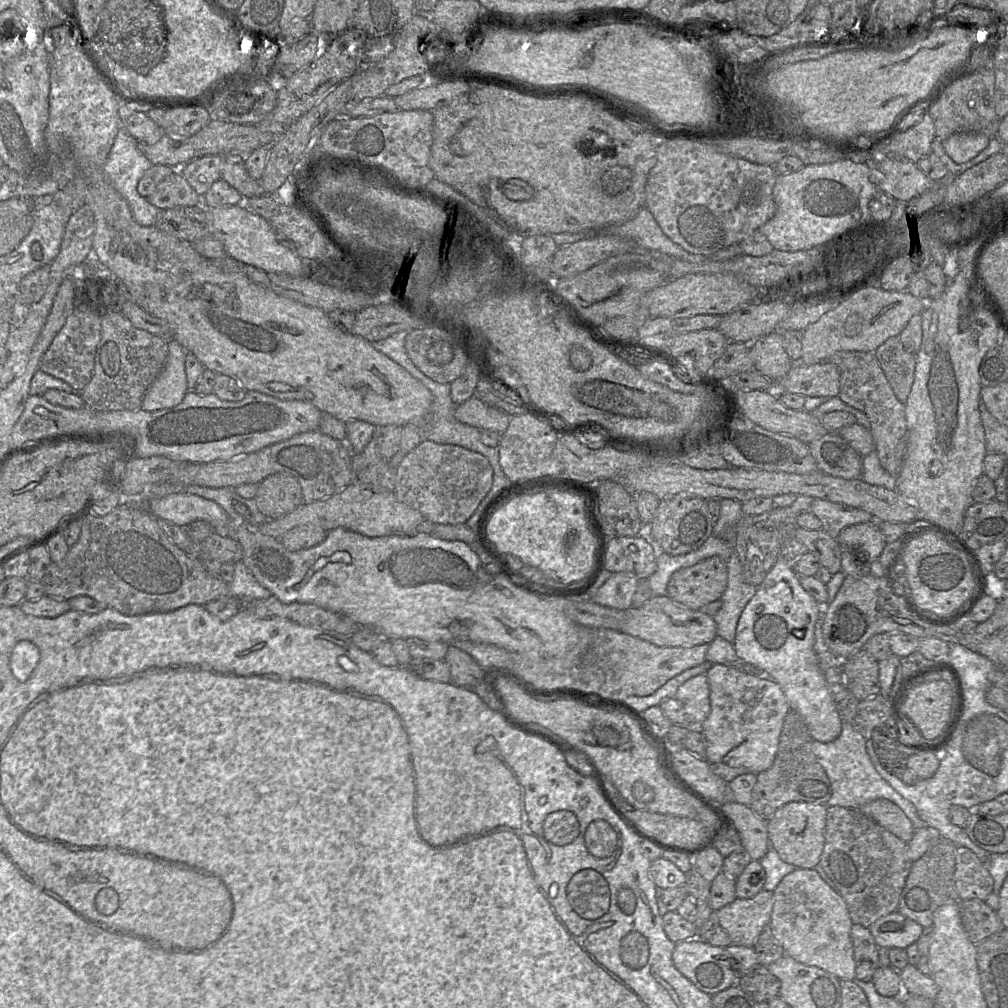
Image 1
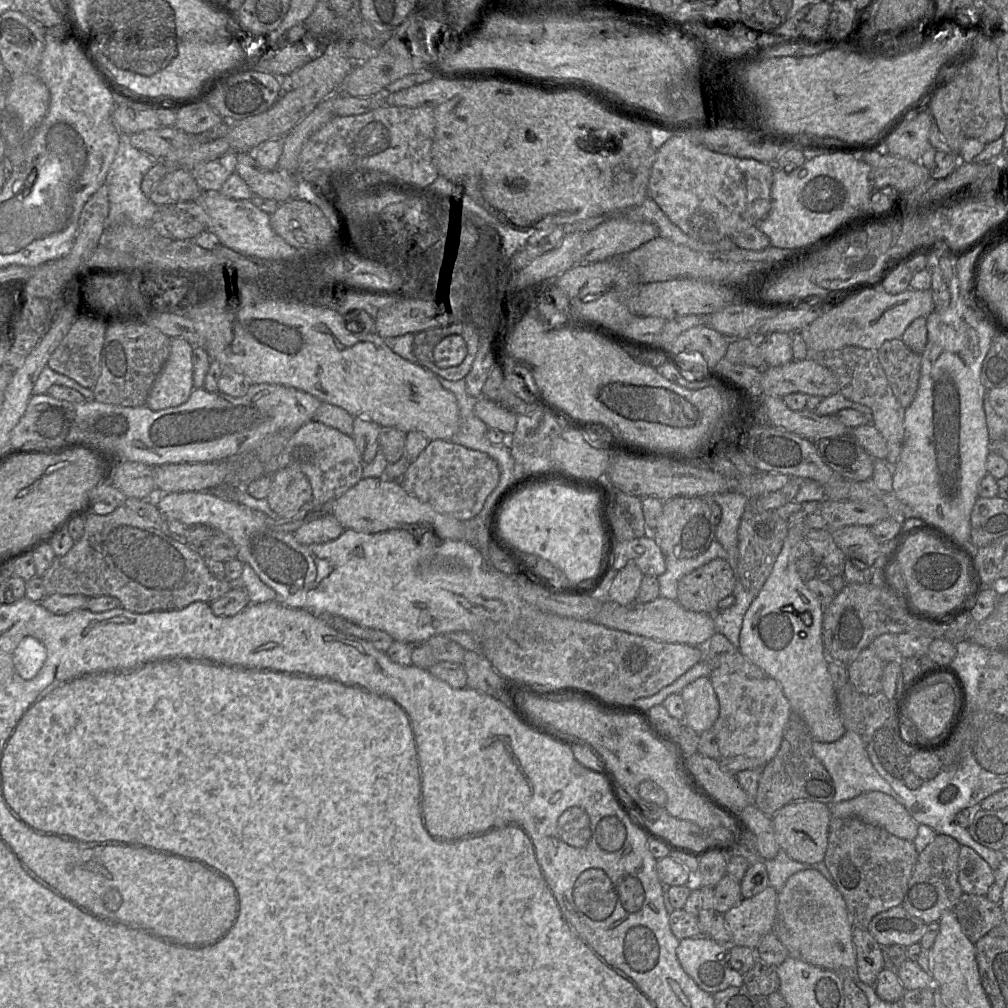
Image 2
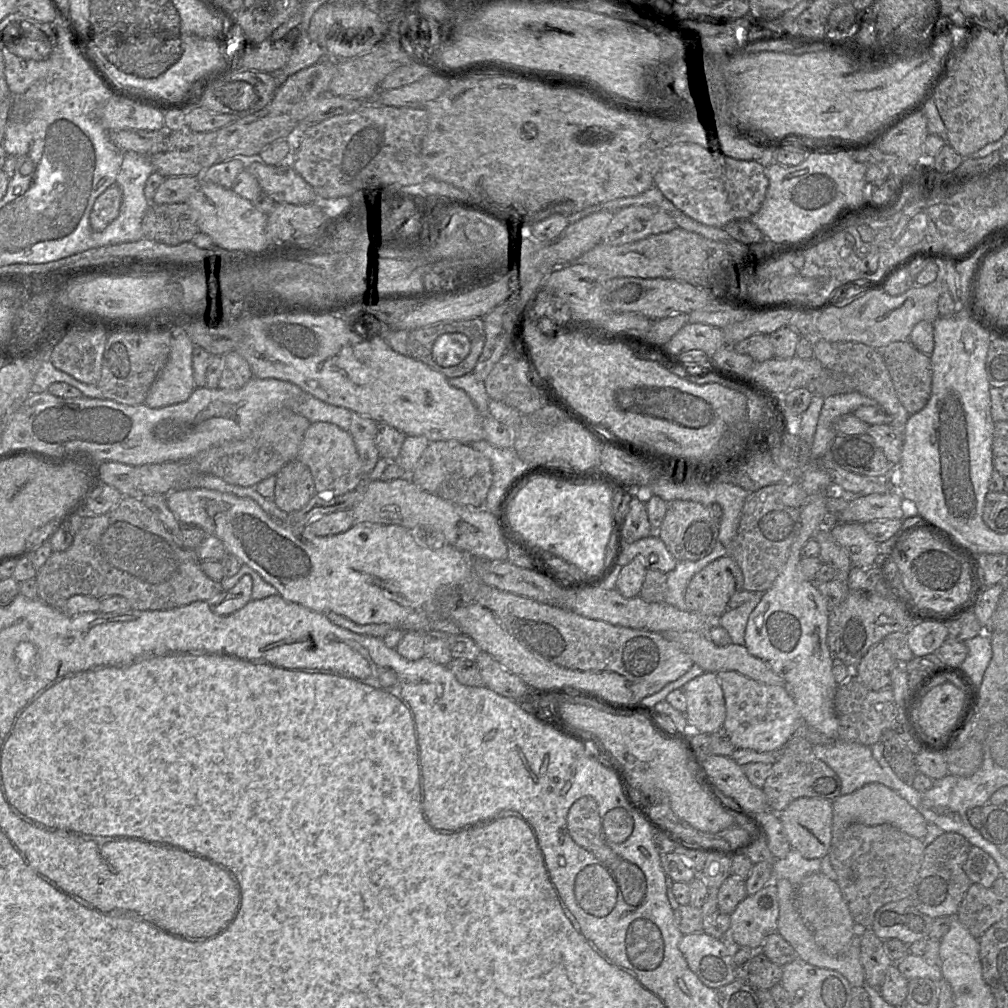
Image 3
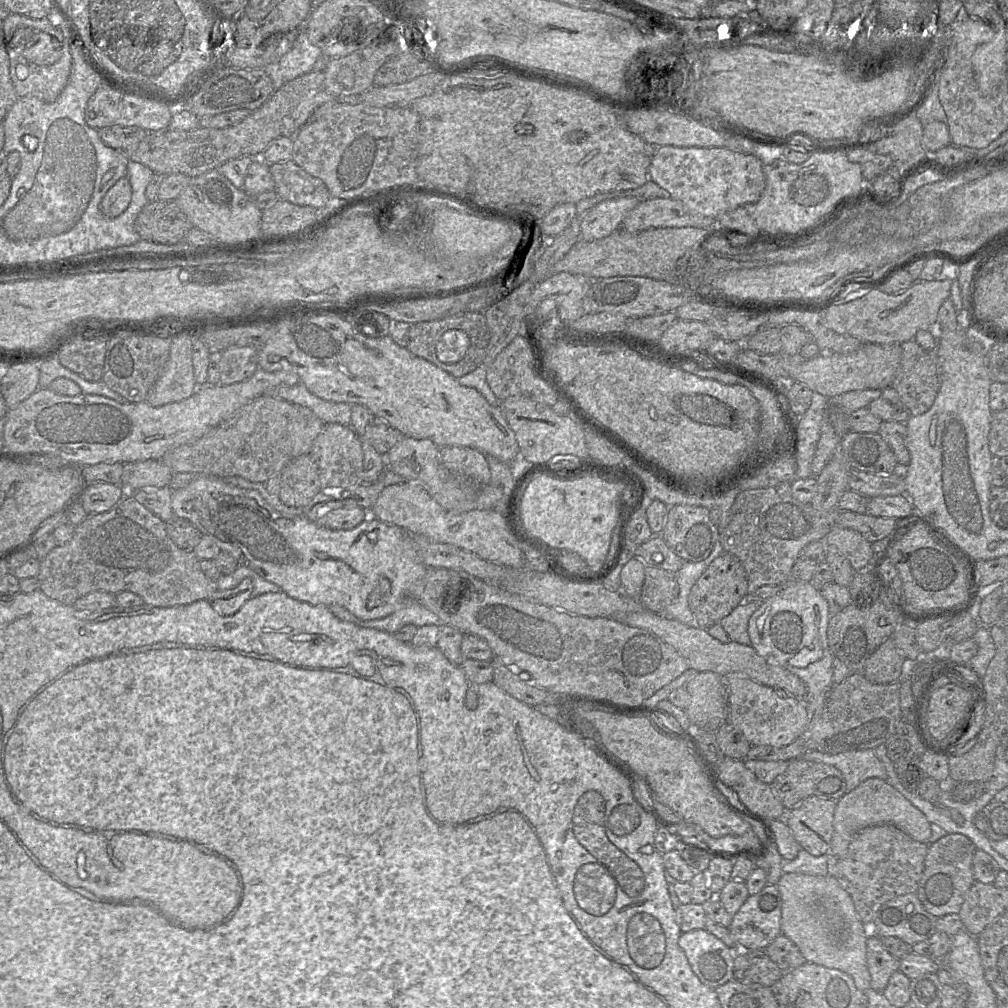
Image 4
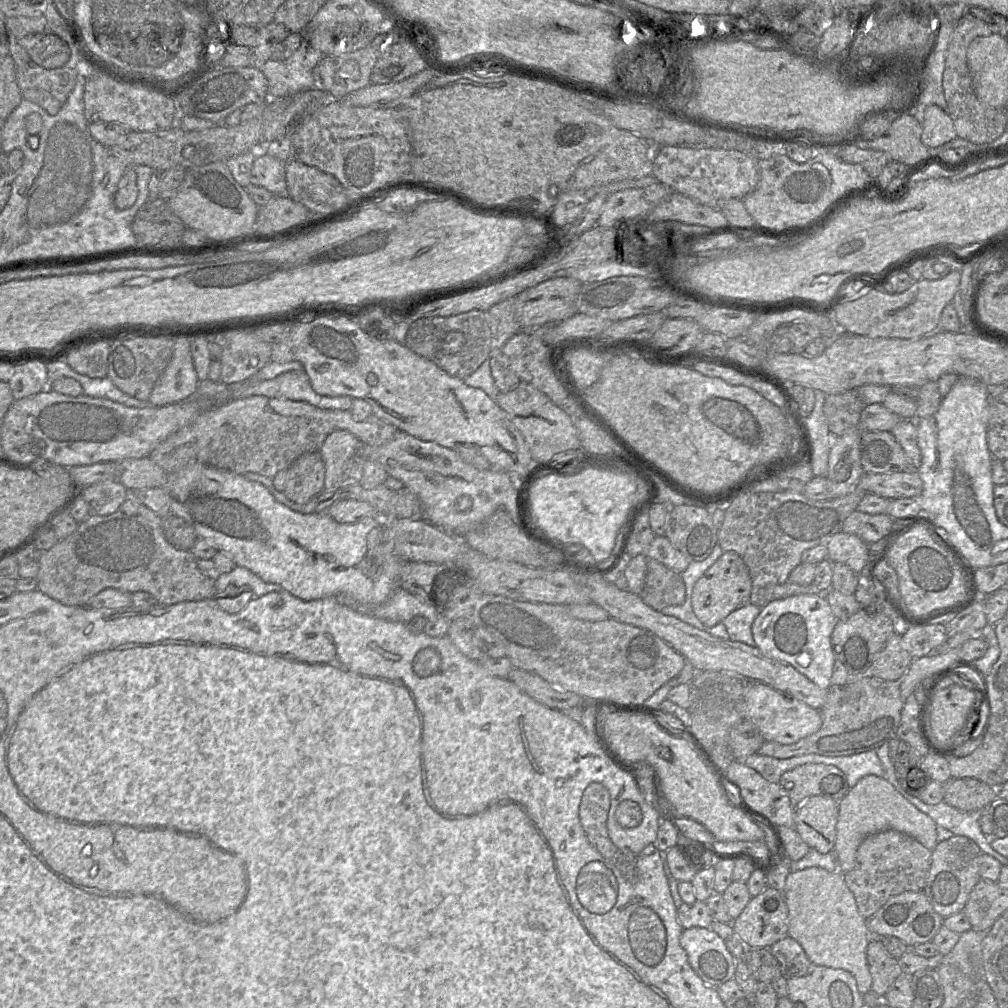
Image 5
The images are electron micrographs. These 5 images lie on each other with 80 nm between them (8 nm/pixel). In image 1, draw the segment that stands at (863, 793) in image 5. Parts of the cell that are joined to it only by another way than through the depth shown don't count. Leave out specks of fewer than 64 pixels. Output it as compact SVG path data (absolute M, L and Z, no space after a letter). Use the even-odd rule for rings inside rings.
M872 800L859 806L857 810L902 841L908 843L913 838L915 828L912 822L902 809L890 800Z

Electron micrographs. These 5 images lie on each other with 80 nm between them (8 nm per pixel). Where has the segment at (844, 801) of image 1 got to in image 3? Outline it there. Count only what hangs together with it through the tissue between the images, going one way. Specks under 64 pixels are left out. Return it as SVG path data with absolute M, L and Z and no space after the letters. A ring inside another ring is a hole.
M835 741L813 745L813 752L838 775L841 795L850 794L873 782L892 788L890 778L873 757L870 746Z

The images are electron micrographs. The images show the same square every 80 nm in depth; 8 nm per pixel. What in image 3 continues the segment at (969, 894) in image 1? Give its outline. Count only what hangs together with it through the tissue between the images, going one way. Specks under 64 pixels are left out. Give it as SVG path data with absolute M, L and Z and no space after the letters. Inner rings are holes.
M971 846L964 871L972 884L980 884L990 888L1001 875L995 860L982 849Z

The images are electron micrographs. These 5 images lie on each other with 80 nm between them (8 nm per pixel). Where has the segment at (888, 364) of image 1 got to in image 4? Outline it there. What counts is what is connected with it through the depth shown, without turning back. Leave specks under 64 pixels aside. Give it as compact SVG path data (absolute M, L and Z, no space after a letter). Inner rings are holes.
M914 339L901 344L900 367L892 383L911 416L928 411L940 388L935 351L926 351Z

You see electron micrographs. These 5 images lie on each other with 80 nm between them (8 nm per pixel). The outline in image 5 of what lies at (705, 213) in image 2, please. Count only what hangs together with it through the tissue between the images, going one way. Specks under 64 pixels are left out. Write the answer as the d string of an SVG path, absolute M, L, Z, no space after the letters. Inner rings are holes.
M662 145L651 163L651 175L657 182L668 185L673 192L686 195L709 207L717 207L720 200L743 199L756 188L759 181L759 160L737 150Z

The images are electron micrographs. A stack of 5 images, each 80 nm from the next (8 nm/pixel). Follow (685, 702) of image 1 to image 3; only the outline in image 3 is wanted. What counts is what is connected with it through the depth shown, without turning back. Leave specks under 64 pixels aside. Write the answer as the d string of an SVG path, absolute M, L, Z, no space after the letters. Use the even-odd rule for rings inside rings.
M705 672L688 682L682 690L686 697L685 716L690 732L711 735L723 728L726 707L717 674Z

